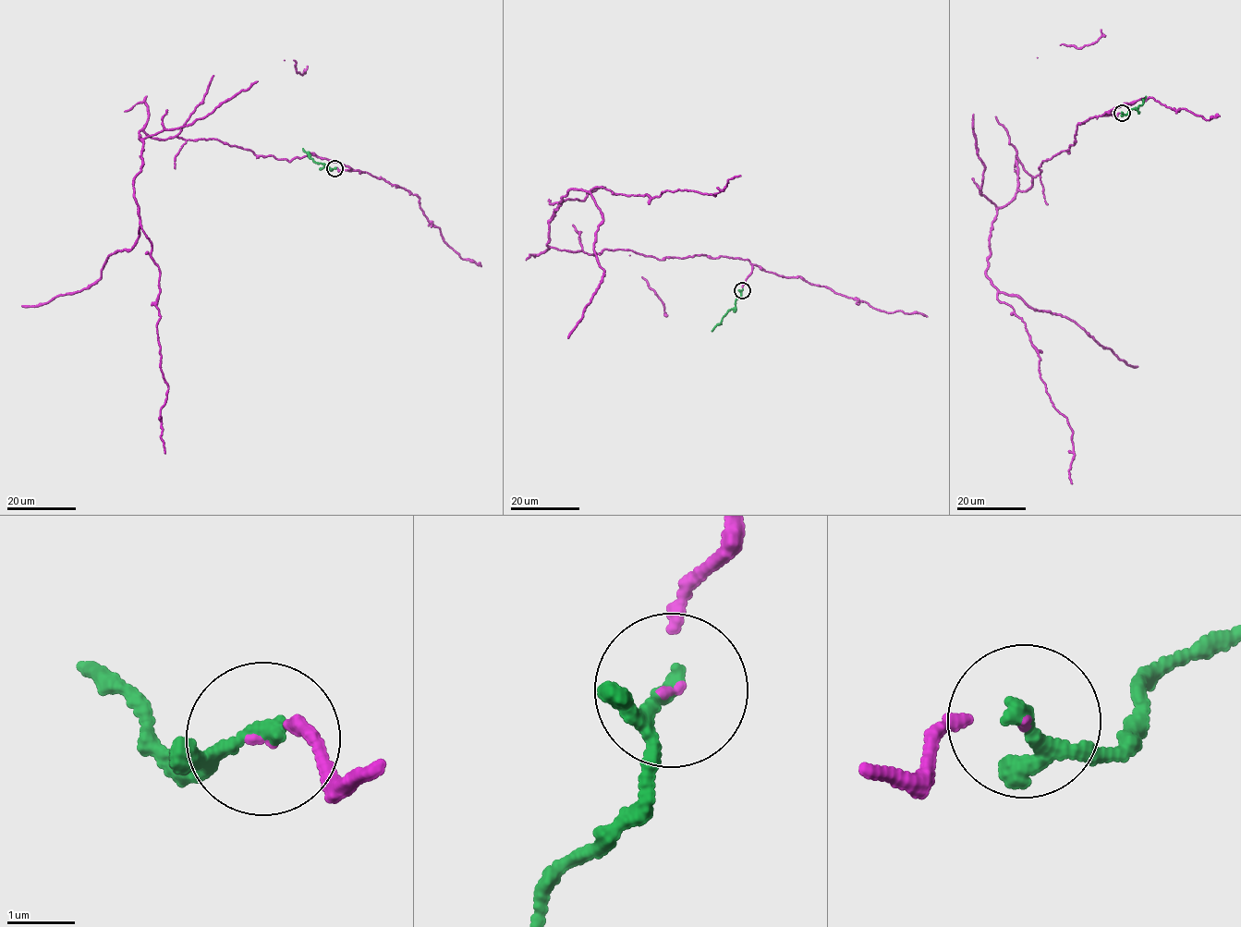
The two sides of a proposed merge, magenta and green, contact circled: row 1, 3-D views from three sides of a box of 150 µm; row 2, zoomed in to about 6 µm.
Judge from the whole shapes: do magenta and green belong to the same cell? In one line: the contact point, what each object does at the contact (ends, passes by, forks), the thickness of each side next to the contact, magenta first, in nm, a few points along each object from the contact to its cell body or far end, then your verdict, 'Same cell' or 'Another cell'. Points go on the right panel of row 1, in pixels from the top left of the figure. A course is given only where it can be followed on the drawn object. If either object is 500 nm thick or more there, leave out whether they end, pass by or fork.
Place: (1122, 113). At the ring magenta ends. At the ring green passes by. Thickness 70 nm (magenta) against 180 nm. Course of magenta: (1122, 113), (1077, 124), (1068, 151), (997, 209), (989, 243), (986, 276), (1025, 323), (1072, 431), (1072, 483). Course of green: (1122, 113), (1126, 115), (1137, 108), (1146, 96). Same cell

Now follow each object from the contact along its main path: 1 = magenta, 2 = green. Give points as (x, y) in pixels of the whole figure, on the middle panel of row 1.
1: (742, 289), (748, 260), (547, 244), (572, 189), (714, 195), (740, 176)
2: (742, 289), (735, 307), (711, 331)

